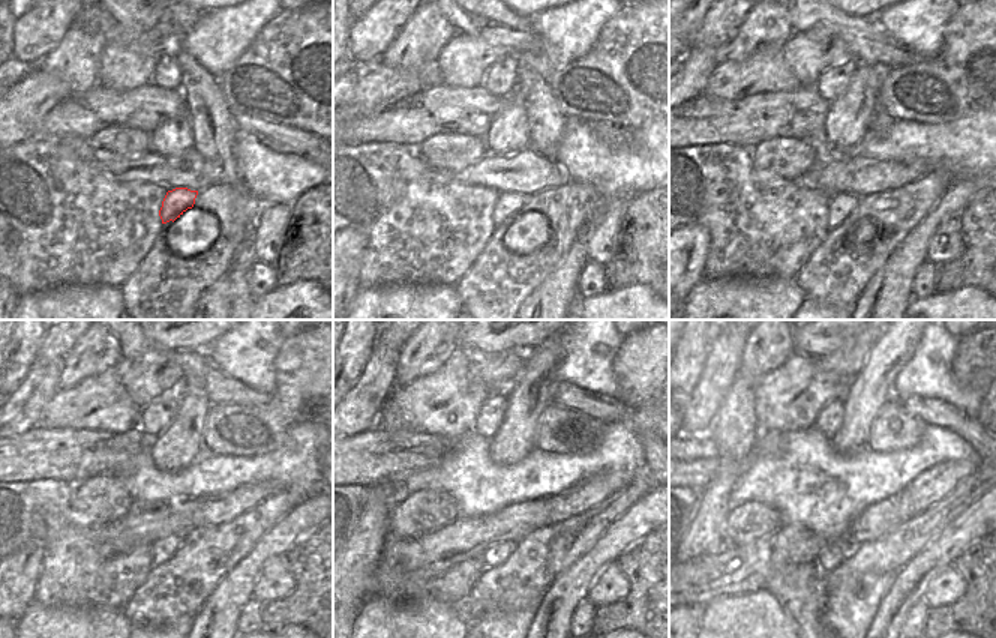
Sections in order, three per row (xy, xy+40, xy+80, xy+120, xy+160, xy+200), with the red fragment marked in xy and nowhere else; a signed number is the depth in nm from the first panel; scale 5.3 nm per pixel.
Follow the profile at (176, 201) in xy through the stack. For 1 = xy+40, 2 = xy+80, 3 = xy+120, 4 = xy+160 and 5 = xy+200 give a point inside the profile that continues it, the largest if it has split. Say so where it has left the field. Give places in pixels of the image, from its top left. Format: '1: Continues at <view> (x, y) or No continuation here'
1: Continues at xy+40 (507, 203)
2: Continues at xy+80 (840, 204)
3: Continues at xy+120 (165, 548)
4: Continues at xy+160 (497, 553)
5: Continues at xy+200 (834, 553).

